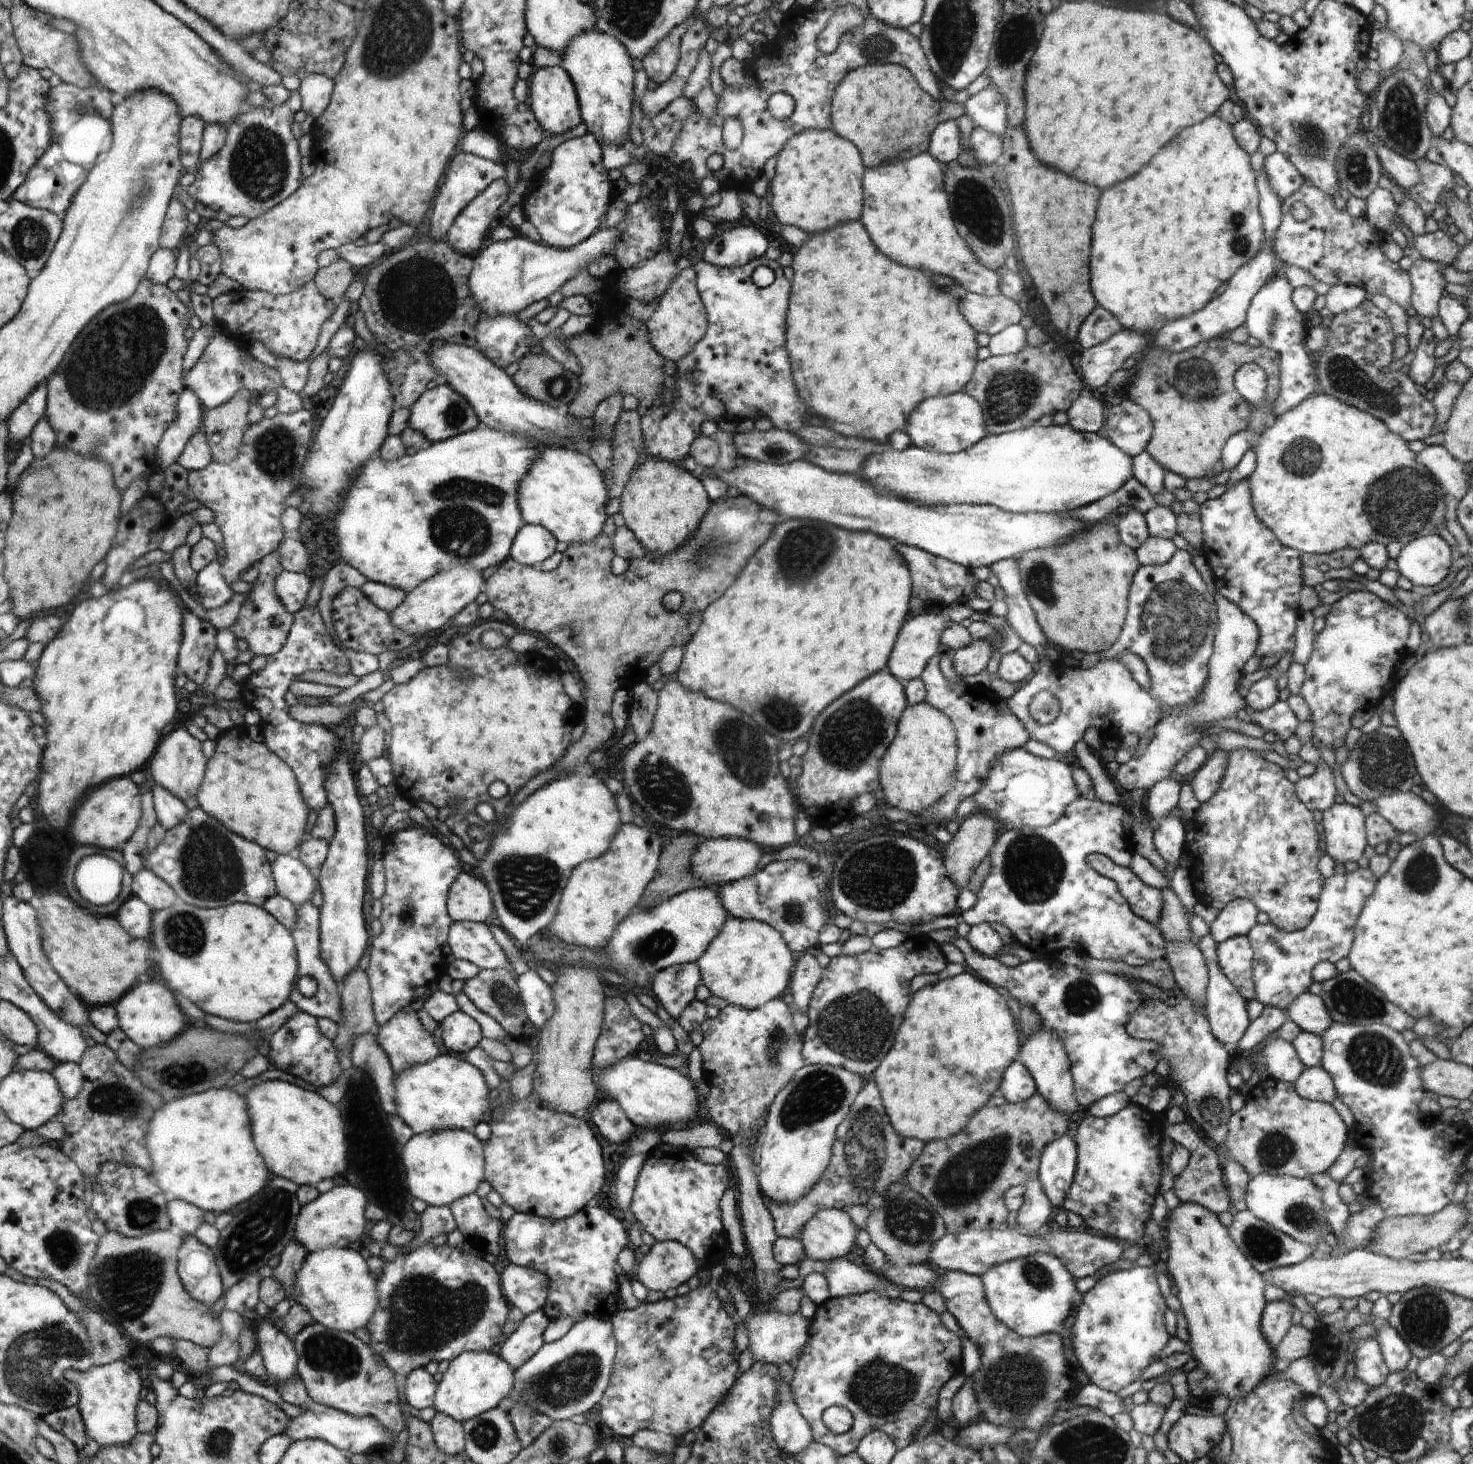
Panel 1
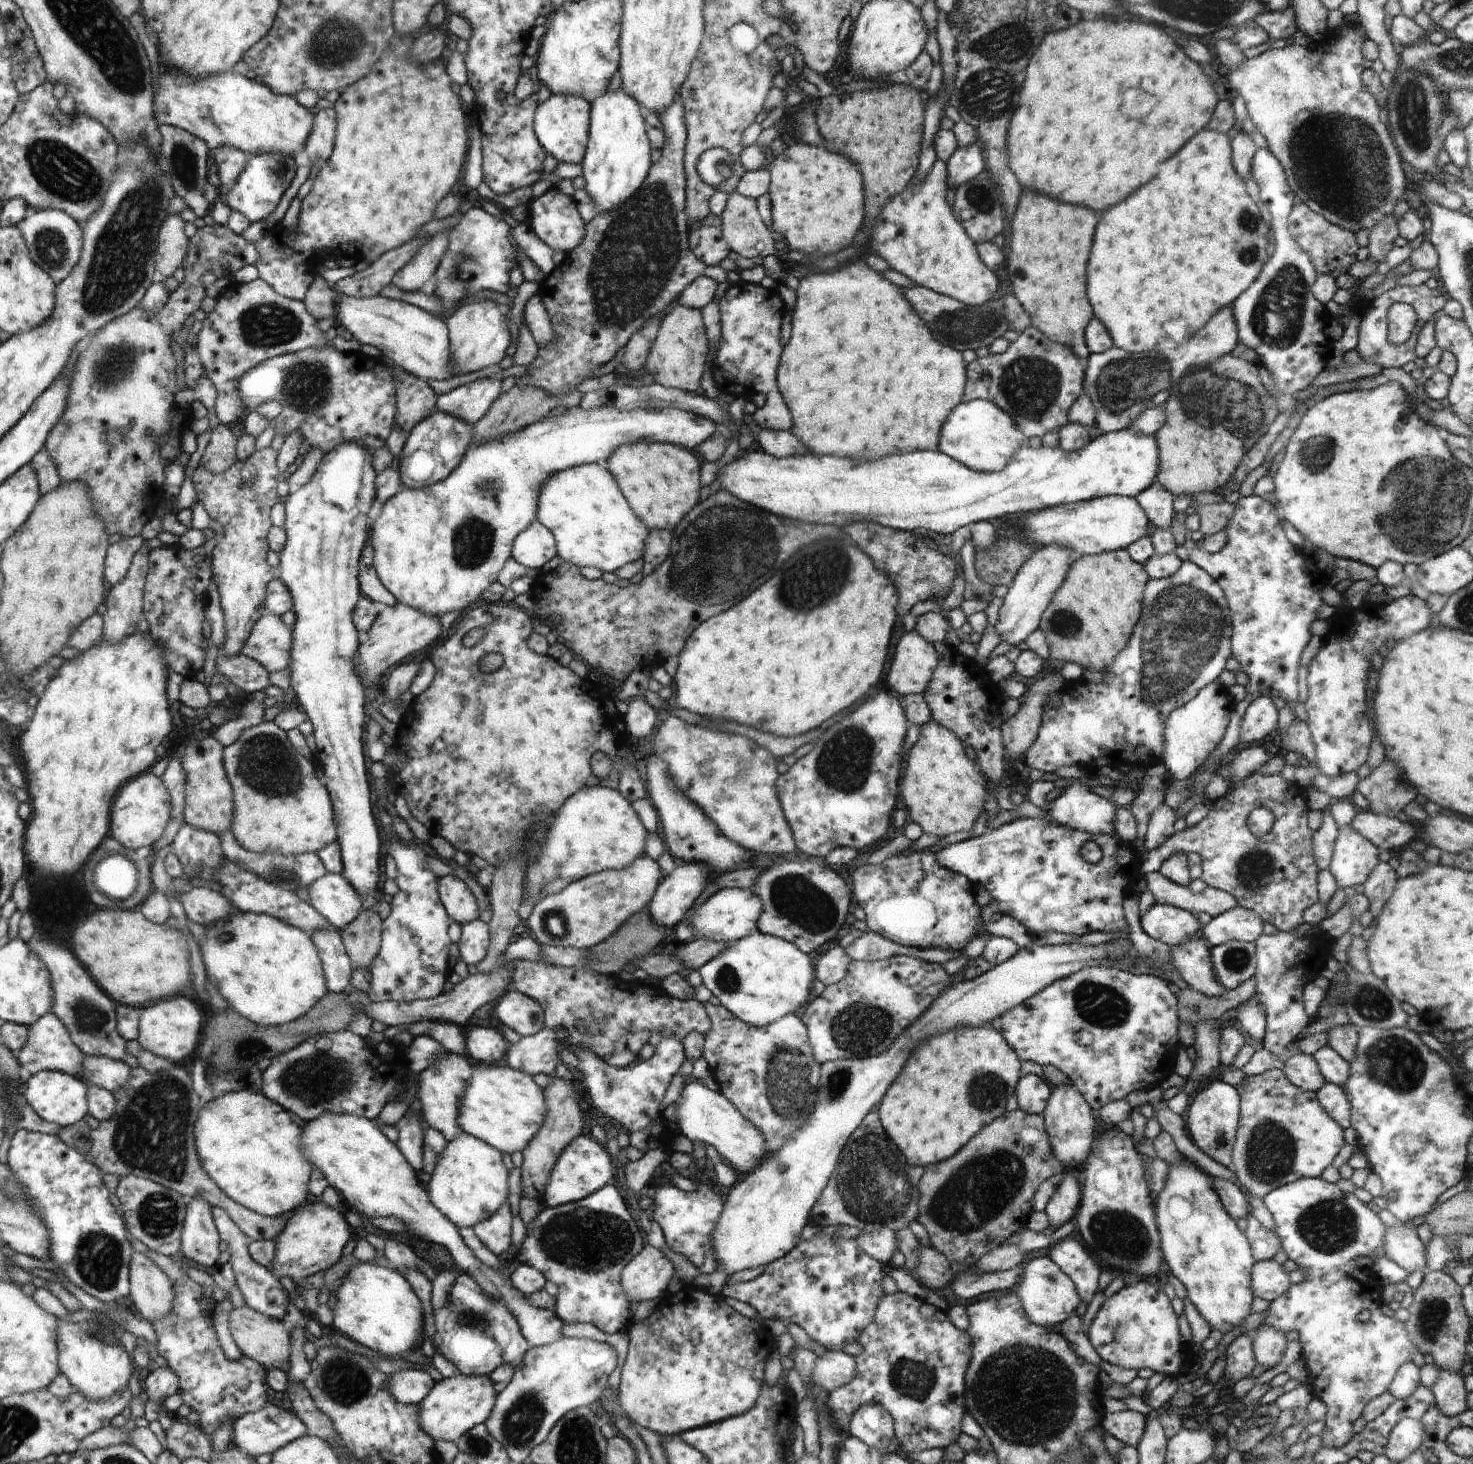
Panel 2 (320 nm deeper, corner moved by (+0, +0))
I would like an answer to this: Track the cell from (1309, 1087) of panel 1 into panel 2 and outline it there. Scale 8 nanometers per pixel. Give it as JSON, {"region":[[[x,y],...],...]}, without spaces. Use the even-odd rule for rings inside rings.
{"region":[[[1326,1081],[1324,1086],[1316,1092],[1316,1096],[1324,1111],[1334,1118],[1342,1129],[1351,1127],[1351,1106],[1342,1087]]]}

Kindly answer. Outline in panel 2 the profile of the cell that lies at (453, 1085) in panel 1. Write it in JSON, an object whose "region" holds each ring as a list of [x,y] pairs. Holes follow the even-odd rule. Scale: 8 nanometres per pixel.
{"region":[[[483,1063],[471,1067],[472,1076],[464,1096],[460,1096],[460,1109],[456,1114],[460,1130],[508,1155],[522,1153],[535,1139],[547,1116],[544,1089],[532,1080],[532,1076],[510,1067]]]}

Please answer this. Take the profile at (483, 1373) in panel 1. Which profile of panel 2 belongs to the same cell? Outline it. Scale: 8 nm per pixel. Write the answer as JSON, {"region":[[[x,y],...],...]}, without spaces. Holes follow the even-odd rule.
{"region":[[[457,1375],[436,1382],[436,1387],[420,1405],[420,1428],[434,1440],[456,1443],[472,1428],[485,1424],[495,1409],[498,1399],[490,1376]]]}

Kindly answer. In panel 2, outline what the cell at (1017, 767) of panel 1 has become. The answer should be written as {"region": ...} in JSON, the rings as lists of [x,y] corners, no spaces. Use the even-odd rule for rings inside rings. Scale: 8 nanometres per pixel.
{"region":[[[1078,782],[1050,797],[1045,809],[1059,825],[1090,834],[1114,835],[1116,808],[1111,801]]]}

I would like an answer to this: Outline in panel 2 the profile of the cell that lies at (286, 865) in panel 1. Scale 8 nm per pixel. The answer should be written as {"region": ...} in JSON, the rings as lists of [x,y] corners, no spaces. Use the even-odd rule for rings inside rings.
{"region":[[[328,873],[308,886],[308,903],[338,931],[353,923],[363,911],[363,897],[342,875]]]}

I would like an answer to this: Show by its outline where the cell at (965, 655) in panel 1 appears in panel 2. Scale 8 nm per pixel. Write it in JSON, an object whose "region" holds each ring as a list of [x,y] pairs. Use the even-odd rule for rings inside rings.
{"region":[[[1050,544],[1050,546],[1037,548],[1032,556],[1020,566],[1014,580],[1008,586],[1008,592],[1004,596],[1004,602],[998,612],[995,628],[1000,642],[1007,642],[1009,645],[1017,647],[1020,642],[1026,641],[1034,630],[1039,629],[1042,614],[1048,608],[1048,604],[1052,602],[1054,592],[1062,586],[1072,562],[1068,548]]]}

